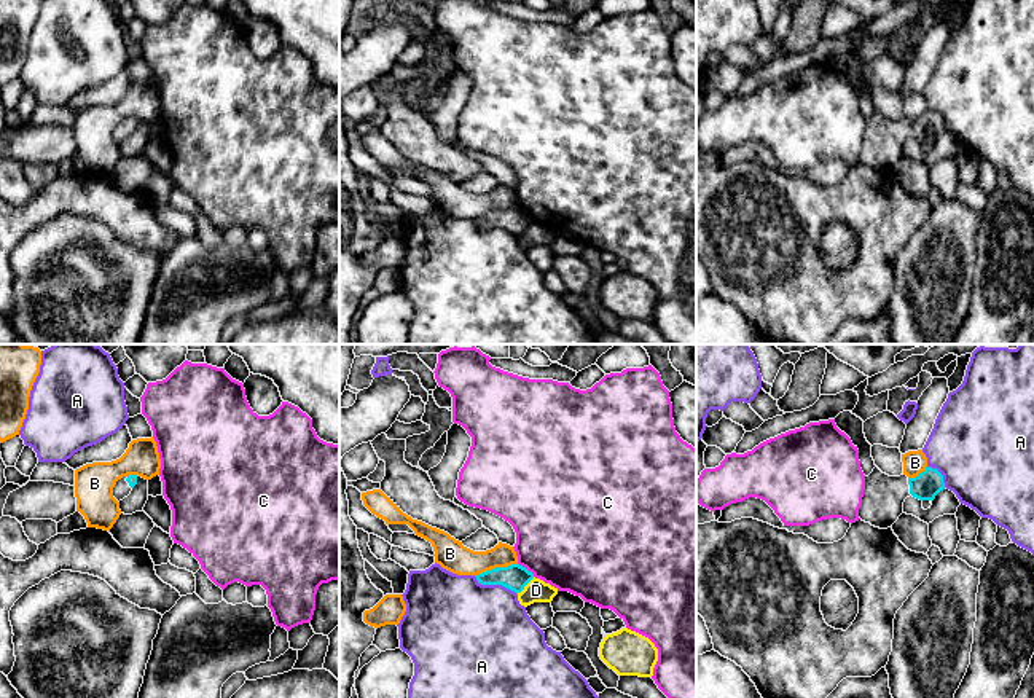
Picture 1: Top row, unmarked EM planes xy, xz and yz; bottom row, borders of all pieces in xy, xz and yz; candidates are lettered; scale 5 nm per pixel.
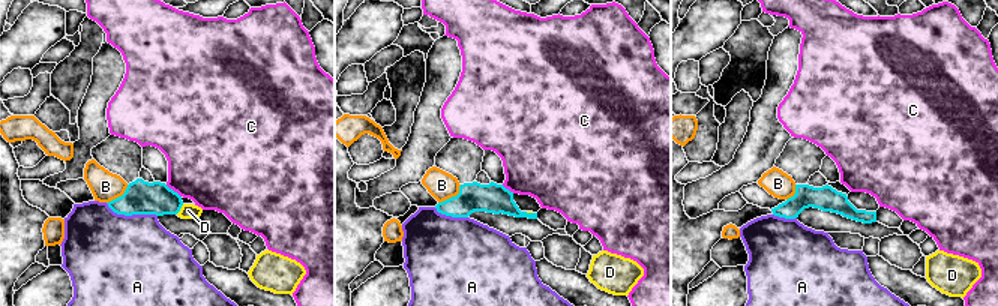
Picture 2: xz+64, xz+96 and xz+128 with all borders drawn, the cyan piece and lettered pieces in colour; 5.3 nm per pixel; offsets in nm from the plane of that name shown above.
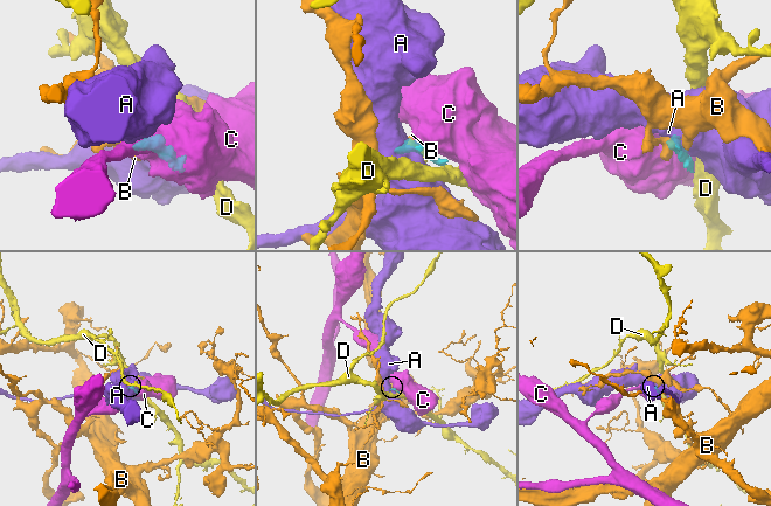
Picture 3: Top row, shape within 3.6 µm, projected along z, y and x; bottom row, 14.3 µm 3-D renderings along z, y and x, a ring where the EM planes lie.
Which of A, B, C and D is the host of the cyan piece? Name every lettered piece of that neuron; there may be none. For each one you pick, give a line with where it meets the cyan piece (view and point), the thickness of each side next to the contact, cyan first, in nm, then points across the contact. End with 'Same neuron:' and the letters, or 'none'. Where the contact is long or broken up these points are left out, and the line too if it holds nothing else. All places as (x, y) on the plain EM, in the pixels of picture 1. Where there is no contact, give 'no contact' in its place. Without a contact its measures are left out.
Same neuron: none

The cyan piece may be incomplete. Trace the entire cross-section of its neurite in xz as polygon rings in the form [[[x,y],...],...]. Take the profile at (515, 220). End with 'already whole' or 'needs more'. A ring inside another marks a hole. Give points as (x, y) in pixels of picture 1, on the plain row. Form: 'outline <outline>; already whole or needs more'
outline [[[519,207],[495,210],[475,218],[481,228],[502,228],[516,237],[534,222],[534,217]]]; already whole

